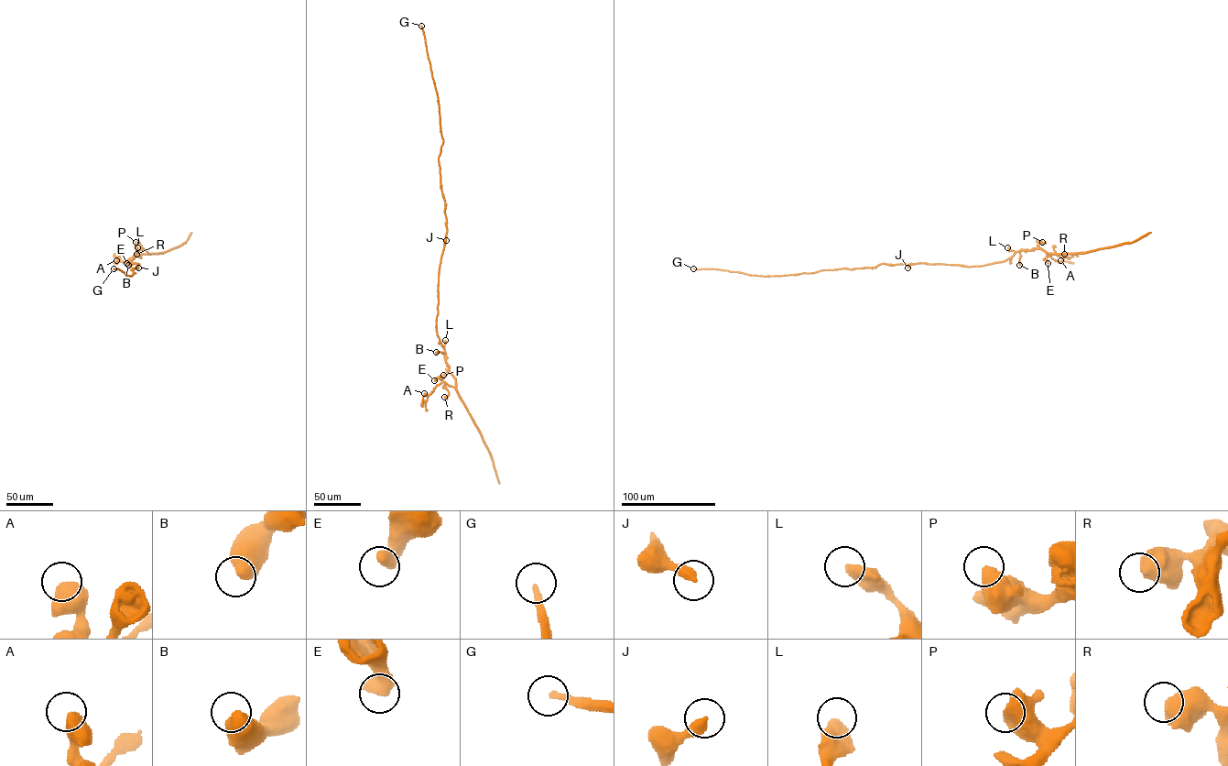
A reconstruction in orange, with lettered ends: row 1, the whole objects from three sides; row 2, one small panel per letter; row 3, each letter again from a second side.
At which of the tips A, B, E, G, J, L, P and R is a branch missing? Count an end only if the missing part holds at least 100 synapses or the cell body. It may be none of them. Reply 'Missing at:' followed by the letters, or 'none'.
Missing at: G

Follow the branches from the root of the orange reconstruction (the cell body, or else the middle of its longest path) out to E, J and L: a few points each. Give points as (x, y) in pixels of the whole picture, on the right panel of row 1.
E: (930, 264), (983, 266), (1003, 262), (1020, 250), (1031, 249), (1055, 254), (1047, 255), (1048, 263)
J: (930, 264), (911, 264), (907, 268)
L: (930, 264), (972, 267), (1002, 262), (1015, 252), (1007, 247)

